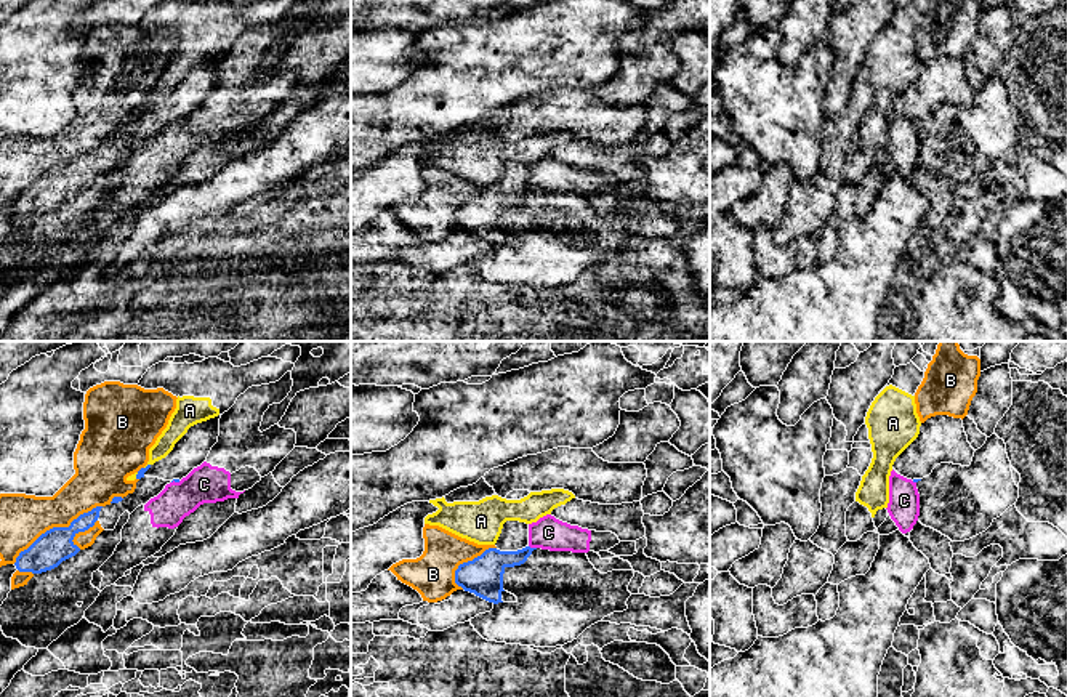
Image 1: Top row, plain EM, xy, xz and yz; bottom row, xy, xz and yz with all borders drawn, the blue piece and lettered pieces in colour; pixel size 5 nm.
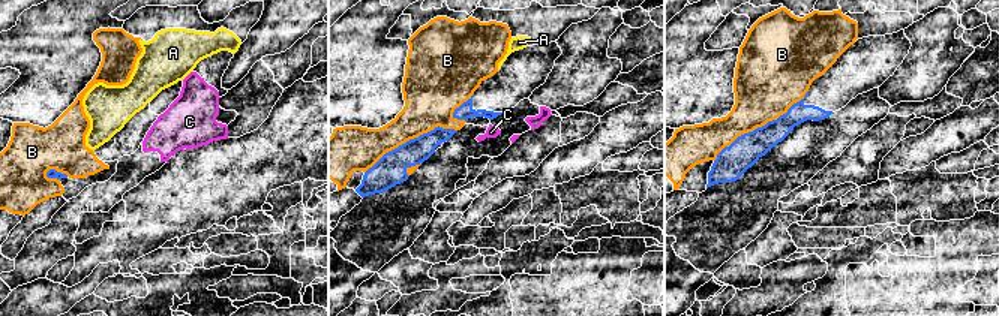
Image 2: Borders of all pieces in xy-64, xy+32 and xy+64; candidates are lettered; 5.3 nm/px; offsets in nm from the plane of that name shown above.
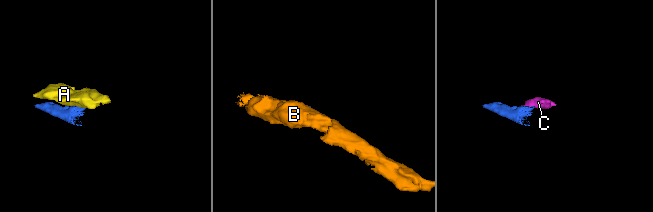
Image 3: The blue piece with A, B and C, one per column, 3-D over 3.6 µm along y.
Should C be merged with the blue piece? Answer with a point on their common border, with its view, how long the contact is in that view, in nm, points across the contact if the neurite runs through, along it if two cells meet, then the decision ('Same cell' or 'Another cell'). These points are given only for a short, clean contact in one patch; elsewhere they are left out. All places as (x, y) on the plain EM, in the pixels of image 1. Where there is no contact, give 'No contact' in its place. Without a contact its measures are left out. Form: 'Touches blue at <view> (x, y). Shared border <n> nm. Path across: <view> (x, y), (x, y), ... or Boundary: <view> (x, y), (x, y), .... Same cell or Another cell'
Touches blue at xz (532, 189). Shared border 40 nm. Boundary: xz (529, 186), (535, 189). Another cell

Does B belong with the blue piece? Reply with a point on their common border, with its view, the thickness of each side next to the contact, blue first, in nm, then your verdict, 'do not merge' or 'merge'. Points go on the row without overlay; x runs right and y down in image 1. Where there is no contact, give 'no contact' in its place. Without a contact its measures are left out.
contact xy (55, 169); calibres 170 and 240 nm; do not merge

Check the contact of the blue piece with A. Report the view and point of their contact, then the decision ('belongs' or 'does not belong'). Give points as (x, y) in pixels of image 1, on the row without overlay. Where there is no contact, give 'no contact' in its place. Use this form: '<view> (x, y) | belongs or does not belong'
xy (146, 108) | does not belong

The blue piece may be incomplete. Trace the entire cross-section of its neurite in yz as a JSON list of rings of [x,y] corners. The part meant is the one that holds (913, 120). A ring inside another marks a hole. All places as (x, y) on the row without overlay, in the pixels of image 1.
[[[936,56],[921,64],[918,79],[896,99],[892,109],[918,123],[940,104],[969,107],[974,93],[961,59]]]

